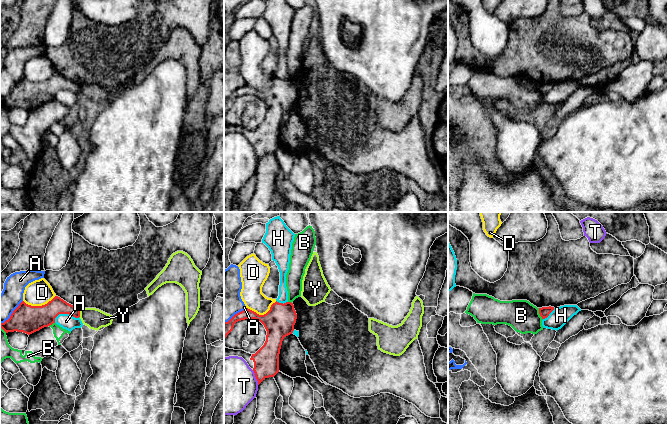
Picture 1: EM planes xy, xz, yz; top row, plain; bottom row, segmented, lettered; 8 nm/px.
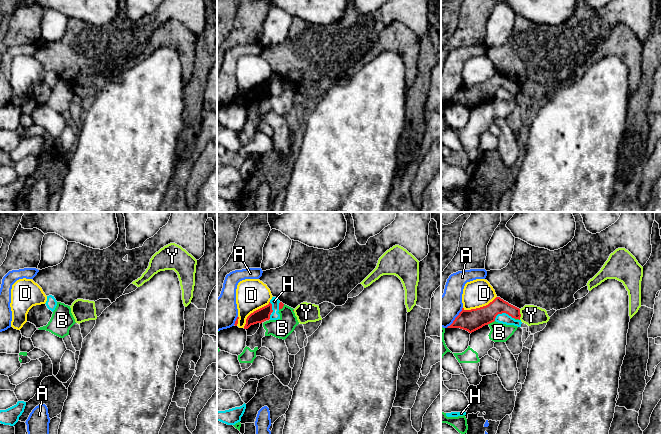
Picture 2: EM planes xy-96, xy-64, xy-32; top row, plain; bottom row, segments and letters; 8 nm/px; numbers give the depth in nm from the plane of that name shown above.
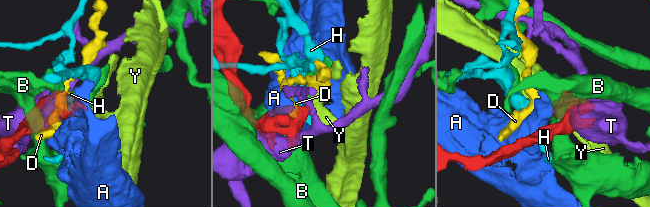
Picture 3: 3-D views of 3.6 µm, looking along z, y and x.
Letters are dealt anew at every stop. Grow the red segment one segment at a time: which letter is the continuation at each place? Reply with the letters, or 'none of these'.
none of these

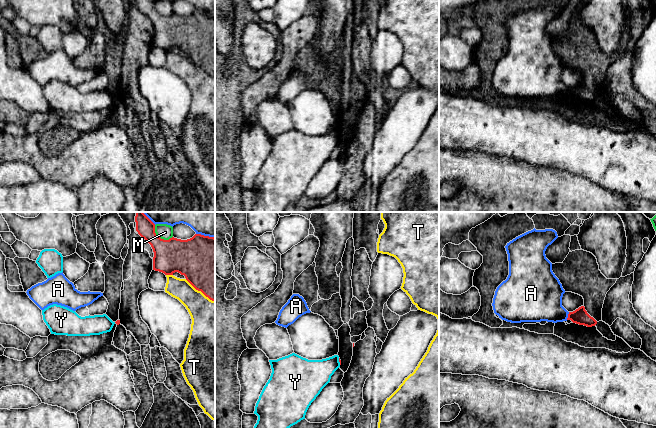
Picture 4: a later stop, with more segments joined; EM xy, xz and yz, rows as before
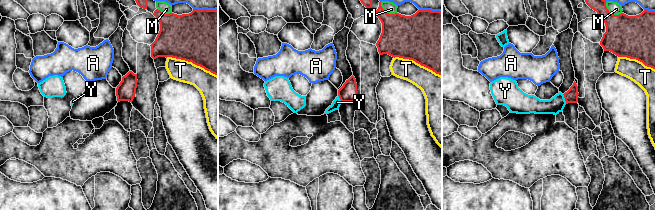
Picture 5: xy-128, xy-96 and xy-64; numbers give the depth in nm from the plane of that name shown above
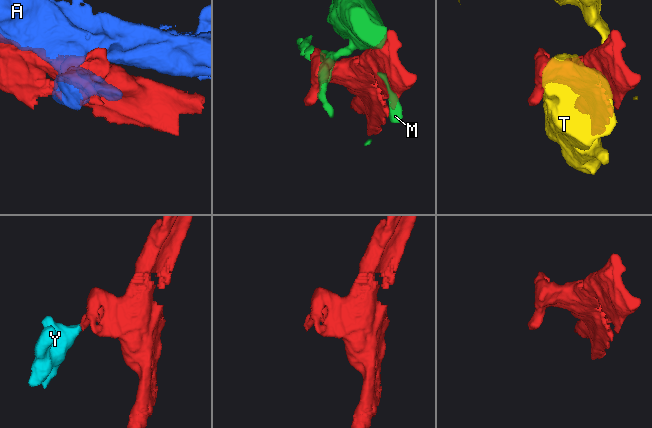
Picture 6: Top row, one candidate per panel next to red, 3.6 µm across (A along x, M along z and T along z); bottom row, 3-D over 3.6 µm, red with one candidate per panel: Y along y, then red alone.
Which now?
none of these

